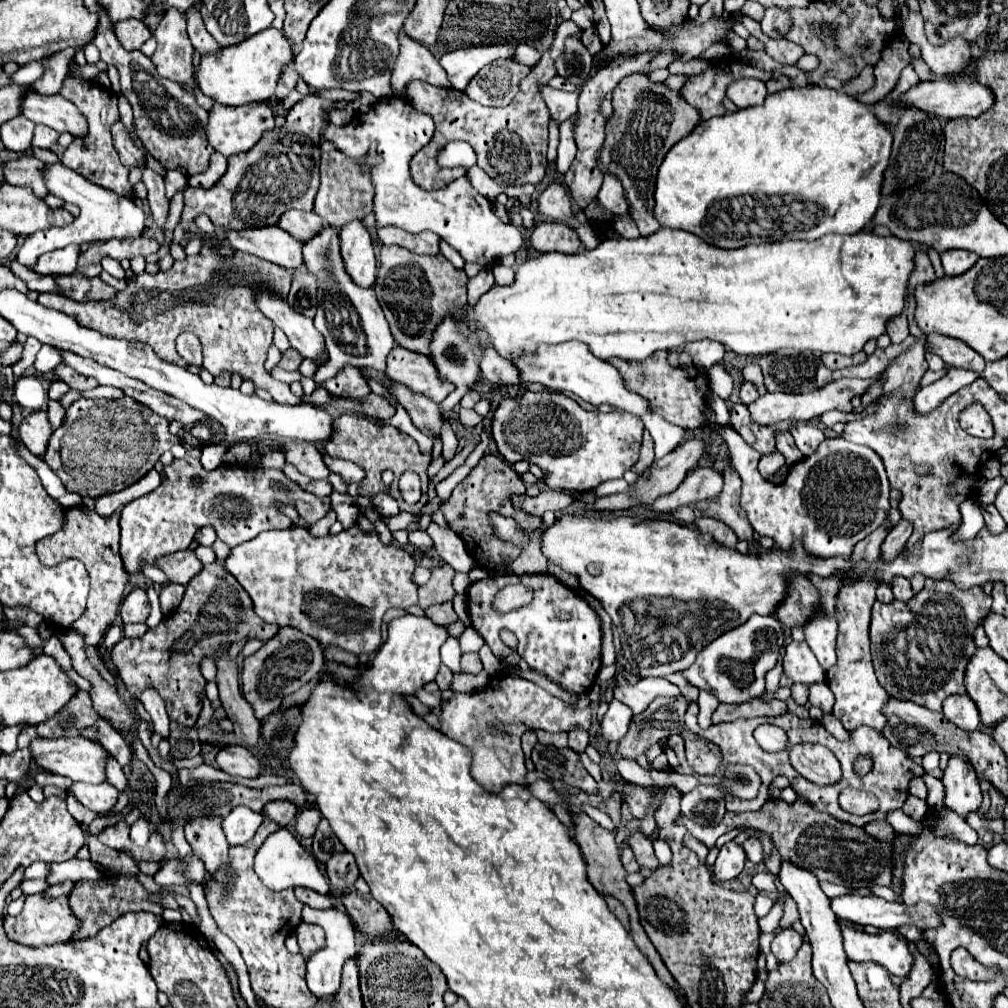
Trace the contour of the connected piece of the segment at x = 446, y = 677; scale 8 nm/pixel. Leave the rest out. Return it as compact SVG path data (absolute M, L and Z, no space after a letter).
M441 665L439 673L437 673L437 679L435 679L441 691L447 691L447 689L449 689L449 683L451 683L451 677L453 677L451 669L449 669L449 667L445 667L445 665Z

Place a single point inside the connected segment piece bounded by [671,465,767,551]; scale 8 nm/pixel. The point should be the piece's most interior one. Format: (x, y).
(726, 508)

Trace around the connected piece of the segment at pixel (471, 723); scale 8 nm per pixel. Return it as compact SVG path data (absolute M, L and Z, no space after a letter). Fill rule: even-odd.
M497 673L483 691L479 693L453 693L453 697L441 705L439 725L435 727L443 735L465 745L473 757L471 775L489 793L499 793L507 785L527 785L525 775L525 755L521 755L521 735L525 731L573 731L591 727L591 707L575 709L563 701L527 681L519 675ZM497 695L497 697L495 697ZM497 701L497 703L495 703Z

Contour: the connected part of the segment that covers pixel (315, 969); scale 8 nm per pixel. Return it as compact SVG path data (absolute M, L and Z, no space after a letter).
M307 905L303 907L303 921L305 923L315 923L315 925L323 927L323 931L325 931L325 945L307 959L307 973L305 973L307 987L315 997L331 997L339 989L341 969L343 969L345 961L353 959L355 953L357 953L355 925L345 911L337 911L337 909L319 911L319 909L311 909Z

